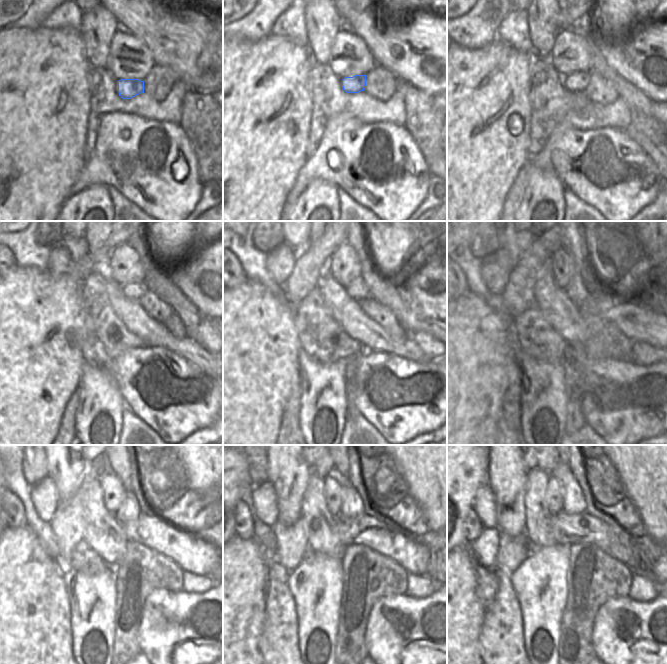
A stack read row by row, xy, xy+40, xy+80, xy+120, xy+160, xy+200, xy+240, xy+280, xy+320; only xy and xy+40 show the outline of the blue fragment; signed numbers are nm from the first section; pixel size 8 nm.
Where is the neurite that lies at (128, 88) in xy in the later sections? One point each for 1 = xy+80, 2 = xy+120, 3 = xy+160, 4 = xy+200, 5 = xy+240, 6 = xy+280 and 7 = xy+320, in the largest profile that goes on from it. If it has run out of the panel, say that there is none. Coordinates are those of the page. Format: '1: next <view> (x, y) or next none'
1: next xy+80 (576, 82)
2: next xy+120 (135, 291)
3: next xy+160 (357, 290)
4: next xy+200 (579, 288)
5: next xy+240 (129, 510)
6: next xy+280 (352, 506)
7: next xy+320 (574, 502)

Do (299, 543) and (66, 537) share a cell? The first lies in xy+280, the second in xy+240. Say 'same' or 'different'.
same

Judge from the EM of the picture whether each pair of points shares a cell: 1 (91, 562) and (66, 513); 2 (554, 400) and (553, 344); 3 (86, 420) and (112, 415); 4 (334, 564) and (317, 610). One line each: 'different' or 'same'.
1: different
2: different
3: same
4: same

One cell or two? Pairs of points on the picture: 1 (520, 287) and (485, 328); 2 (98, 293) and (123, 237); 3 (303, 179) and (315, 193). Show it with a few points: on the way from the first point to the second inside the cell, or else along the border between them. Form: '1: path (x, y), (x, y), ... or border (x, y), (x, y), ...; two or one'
1: border (501, 291), (501, 303), (514, 318); two
2: border (105, 270), (92, 272), (84, 282); two
3: border (330, 182), (324, 179), (313, 179), (294, 204); two

